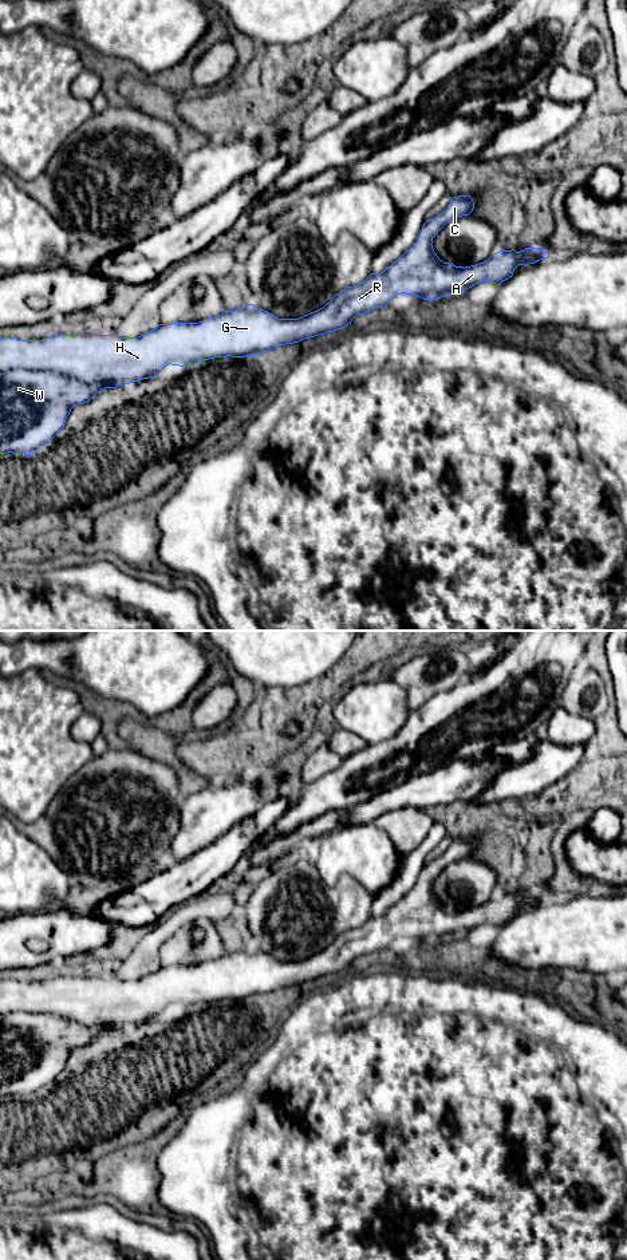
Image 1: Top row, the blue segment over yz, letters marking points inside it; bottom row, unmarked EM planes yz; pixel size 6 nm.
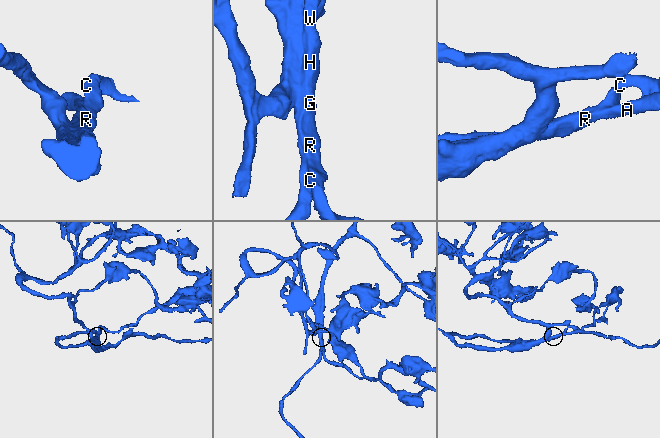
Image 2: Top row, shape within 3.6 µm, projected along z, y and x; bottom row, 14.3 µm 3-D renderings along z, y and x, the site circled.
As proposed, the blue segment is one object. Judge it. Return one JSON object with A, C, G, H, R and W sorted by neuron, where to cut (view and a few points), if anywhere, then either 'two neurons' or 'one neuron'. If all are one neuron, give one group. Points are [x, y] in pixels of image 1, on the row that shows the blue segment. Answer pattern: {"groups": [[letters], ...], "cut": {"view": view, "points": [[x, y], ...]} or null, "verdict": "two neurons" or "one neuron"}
{"groups": [["A", "C", "G", "H", "R", "W"]], "cut": null, "verdict": "one neuron"}

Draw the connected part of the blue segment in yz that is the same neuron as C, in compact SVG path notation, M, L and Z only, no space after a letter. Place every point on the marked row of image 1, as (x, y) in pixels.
M469 194L453 197L441 214L423 224L413 246L382 273L371 273L363 283L346 287L323 308L299 319L279 319L268 311L247 304L198 323L159 324L138 337L60 333L44 340L21 340L0 336L0 454L32 457L64 427L74 406L90 402L104 388L158 376L169 364L184 367L214 358L263 356L276 347L342 329L351 324L356 315L380 307L386 309L397 295L415 295L431 301L464 293L482 281L501 285L513 276L518 265L527 266L549 257L541 248L525 248L521 252L500 250L486 261L465 268L443 262L433 249L433 238L449 221L469 216L473 209L474 202Z

